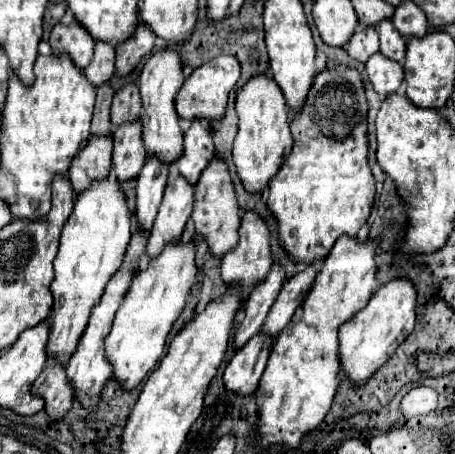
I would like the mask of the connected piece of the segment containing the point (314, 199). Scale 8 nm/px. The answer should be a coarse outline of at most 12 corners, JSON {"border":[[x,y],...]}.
{"border":[[345,64],[291,112],[267,206],[295,262],[357,236],[375,200],[367,96]]}

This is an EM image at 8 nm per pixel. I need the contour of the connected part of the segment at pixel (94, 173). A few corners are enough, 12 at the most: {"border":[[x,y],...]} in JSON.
{"border":[[89,136],[69,168],[75,194],[111,168],[111,136]]}

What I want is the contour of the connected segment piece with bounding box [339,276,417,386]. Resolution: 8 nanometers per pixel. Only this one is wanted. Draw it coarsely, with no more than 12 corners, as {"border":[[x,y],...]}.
{"border":[[383,284],[339,330],[353,384],[367,382],[413,332],[417,290]]}

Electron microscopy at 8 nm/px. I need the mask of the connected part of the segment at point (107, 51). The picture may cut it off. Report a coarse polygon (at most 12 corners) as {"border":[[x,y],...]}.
{"border":[[97,40],[85,76],[93,86],[115,72],[115,48]]}

